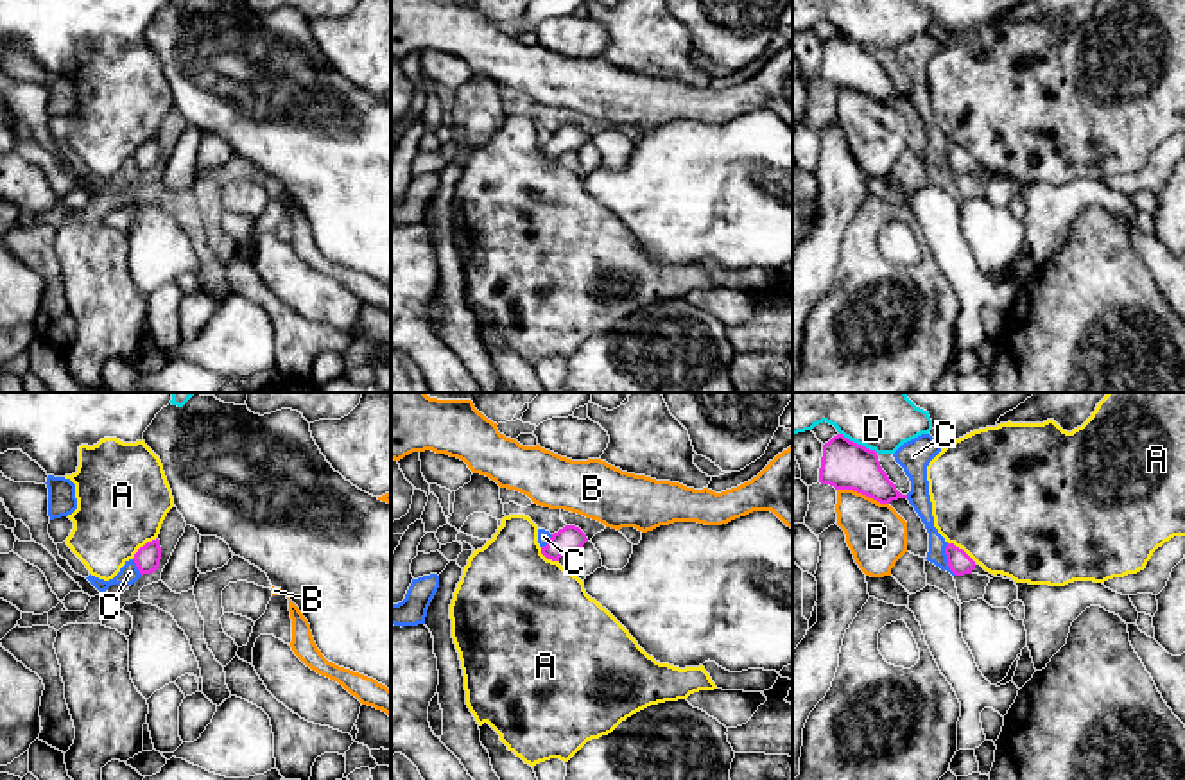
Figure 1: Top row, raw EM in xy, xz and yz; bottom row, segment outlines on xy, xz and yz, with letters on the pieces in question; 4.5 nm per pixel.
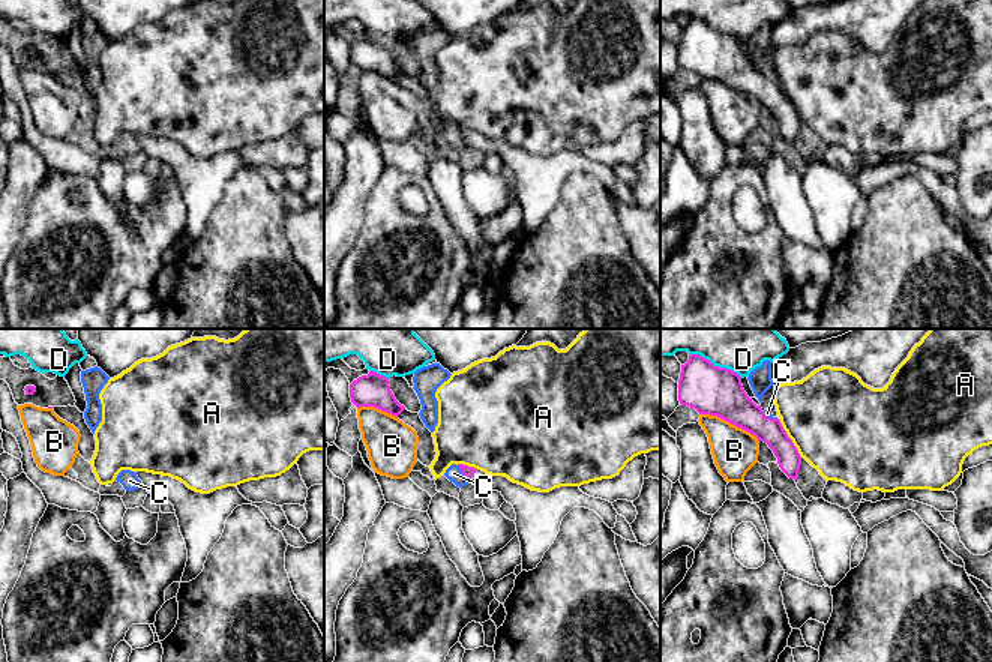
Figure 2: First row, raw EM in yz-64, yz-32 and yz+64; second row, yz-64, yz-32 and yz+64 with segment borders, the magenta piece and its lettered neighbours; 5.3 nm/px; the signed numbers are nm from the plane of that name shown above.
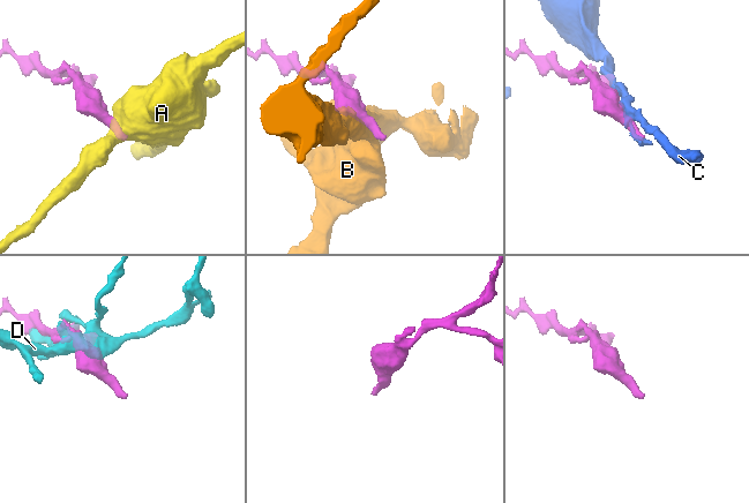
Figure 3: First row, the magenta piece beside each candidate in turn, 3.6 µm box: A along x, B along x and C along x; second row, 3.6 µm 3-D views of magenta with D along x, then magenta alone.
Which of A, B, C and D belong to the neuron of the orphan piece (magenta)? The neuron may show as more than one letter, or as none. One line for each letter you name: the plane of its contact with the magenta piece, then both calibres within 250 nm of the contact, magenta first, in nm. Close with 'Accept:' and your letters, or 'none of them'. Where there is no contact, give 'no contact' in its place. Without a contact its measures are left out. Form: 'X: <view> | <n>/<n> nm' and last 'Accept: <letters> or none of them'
Accept: none of them

